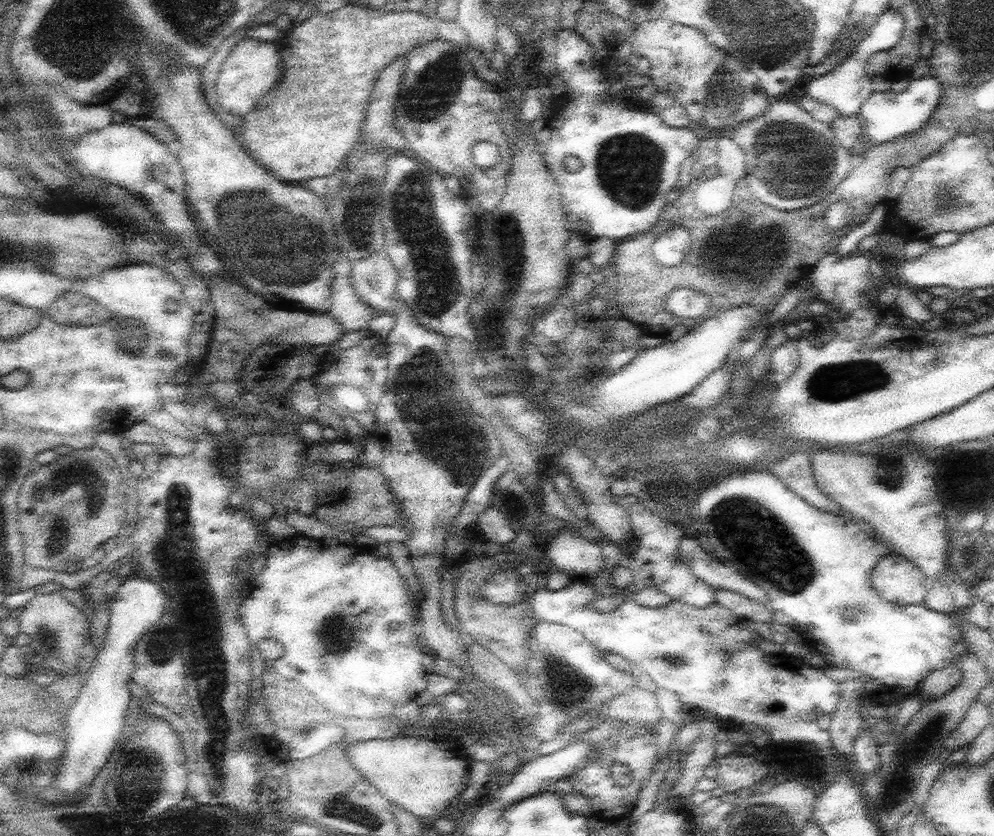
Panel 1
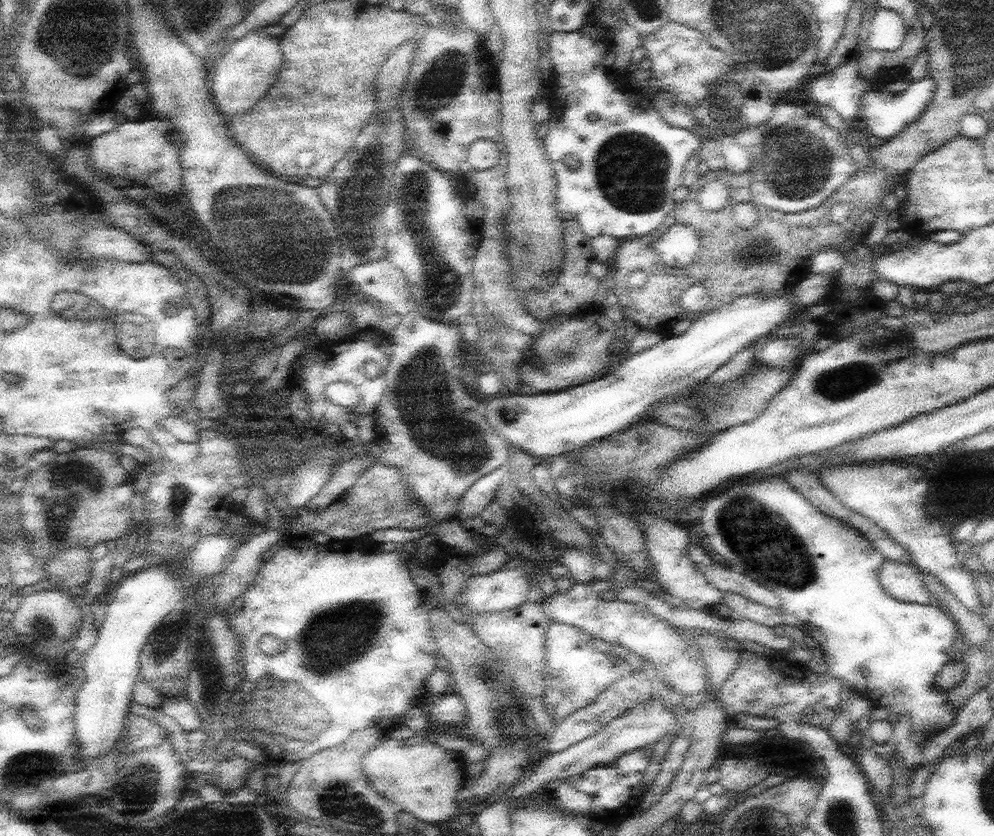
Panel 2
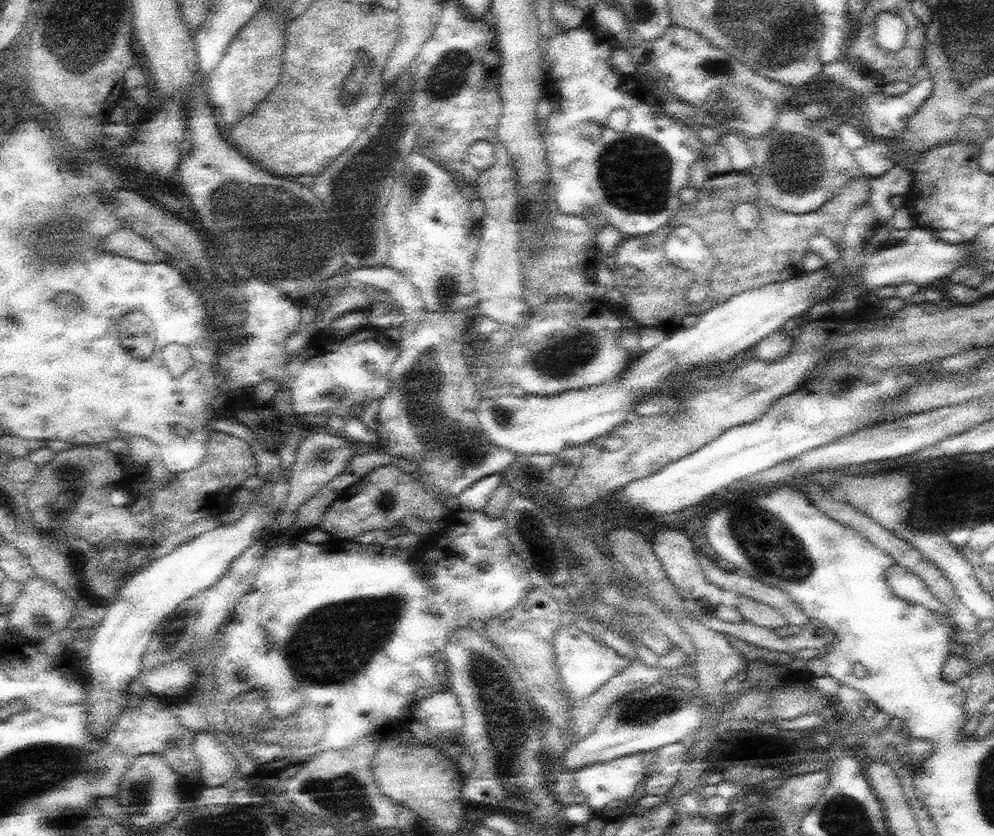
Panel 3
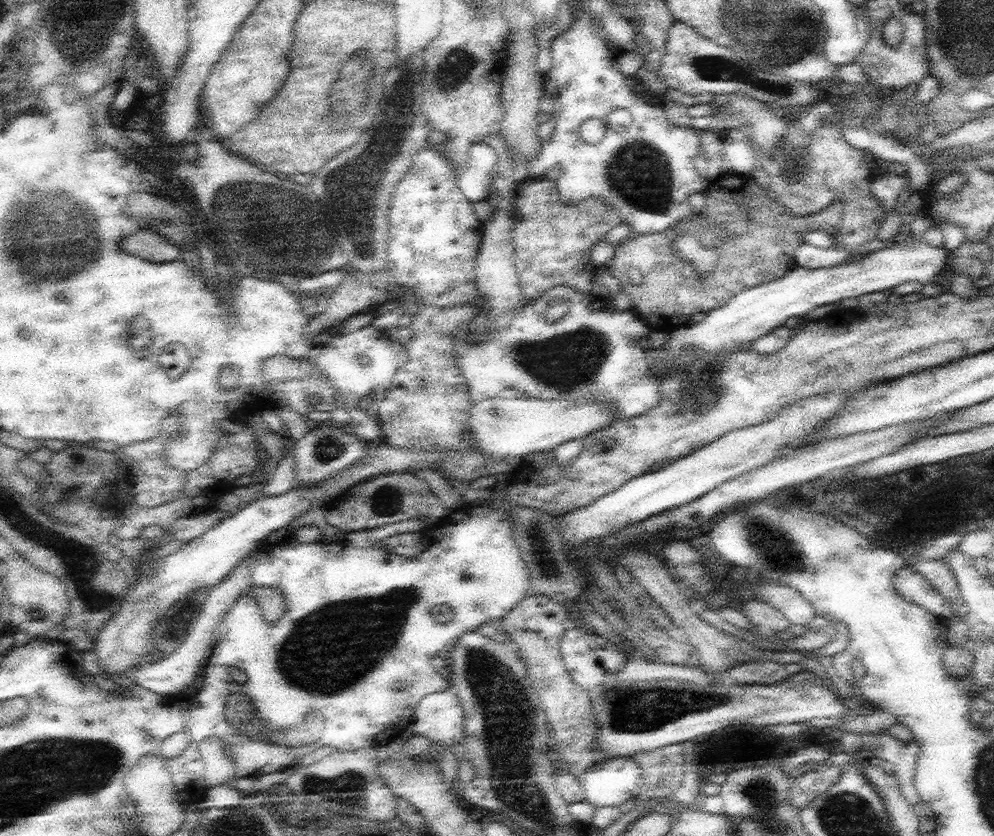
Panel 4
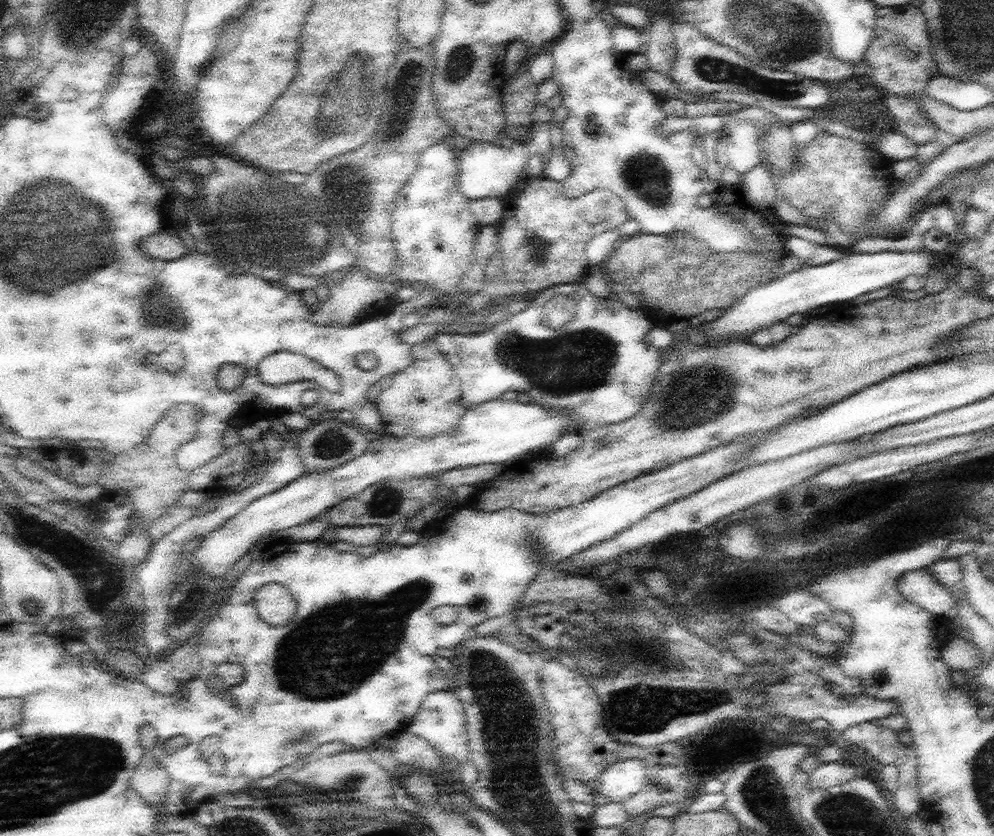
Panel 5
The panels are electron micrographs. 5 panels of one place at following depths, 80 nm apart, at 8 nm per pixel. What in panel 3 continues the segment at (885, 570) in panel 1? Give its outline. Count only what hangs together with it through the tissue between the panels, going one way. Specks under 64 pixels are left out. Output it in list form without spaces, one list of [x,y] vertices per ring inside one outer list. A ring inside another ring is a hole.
[[[894,563],[894,566],[888,570],[888,585],[898,598],[948,616],[950,614],[949,608],[928,590],[924,580],[918,574],[914,574],[910,568]]]

